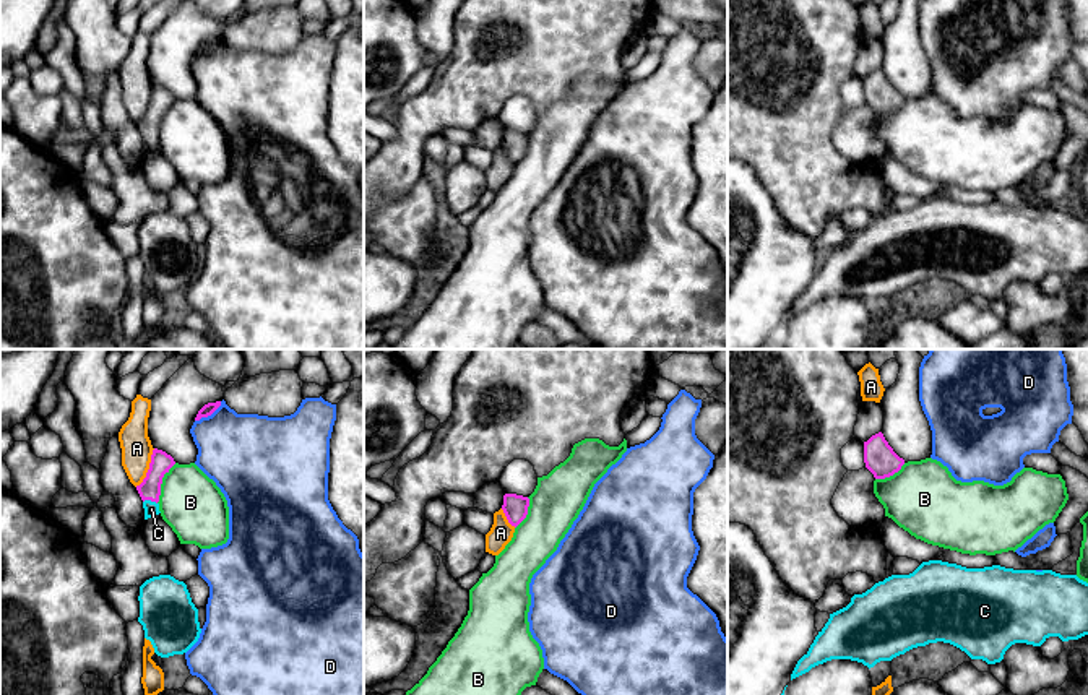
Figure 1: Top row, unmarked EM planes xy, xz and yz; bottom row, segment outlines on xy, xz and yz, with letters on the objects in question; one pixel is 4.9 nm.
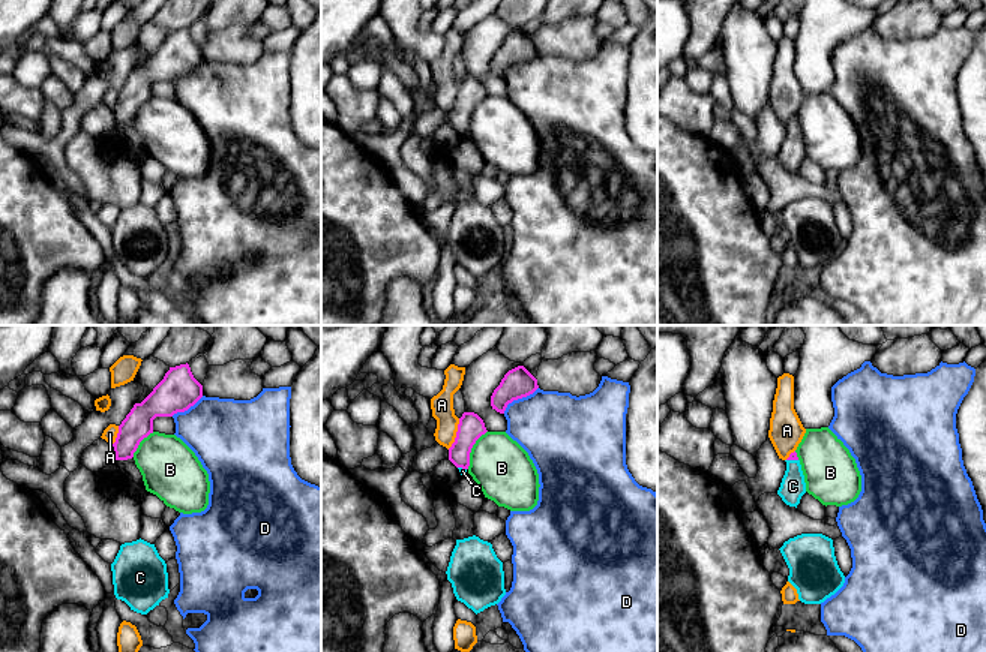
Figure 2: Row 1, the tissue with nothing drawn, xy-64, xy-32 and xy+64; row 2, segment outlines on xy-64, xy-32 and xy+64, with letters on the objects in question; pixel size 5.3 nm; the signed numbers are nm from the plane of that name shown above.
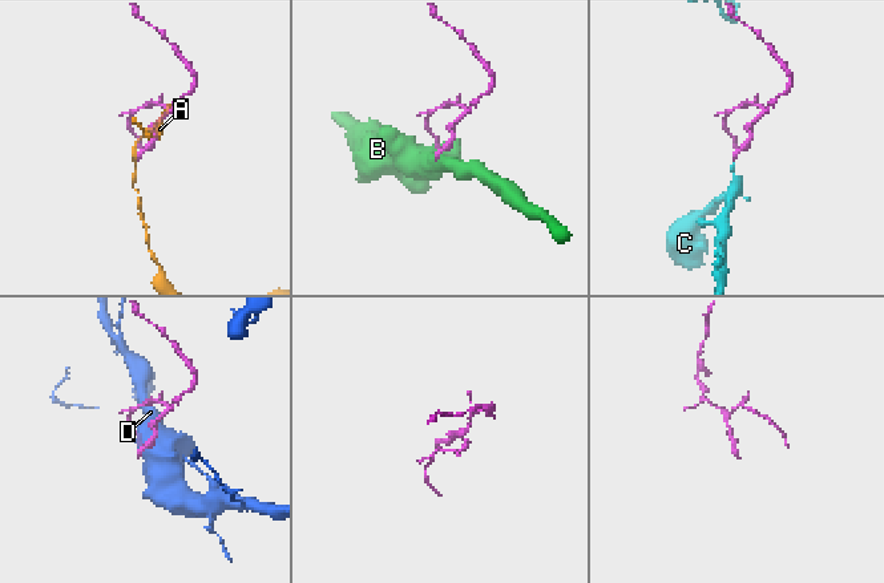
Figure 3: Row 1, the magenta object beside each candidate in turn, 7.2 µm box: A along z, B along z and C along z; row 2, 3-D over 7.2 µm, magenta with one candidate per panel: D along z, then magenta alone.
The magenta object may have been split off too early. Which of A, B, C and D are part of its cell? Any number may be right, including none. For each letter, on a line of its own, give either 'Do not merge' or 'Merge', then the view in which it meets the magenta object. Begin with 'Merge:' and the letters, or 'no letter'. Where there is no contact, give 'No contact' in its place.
Merge: C
A: Do not merge. Touches magenta in xy
B: Do not merge. Touches magenta in xy
C: Merge. Touches magenta in xy
D: Do not merge. Touches magenta in xy

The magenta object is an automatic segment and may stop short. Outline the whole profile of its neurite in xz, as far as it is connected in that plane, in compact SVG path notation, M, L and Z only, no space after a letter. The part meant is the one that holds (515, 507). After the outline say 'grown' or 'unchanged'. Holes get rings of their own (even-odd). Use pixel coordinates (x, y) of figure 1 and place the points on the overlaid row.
M505 494L502 510L512 526L518 526L528 515L529 499L516 494Z; unchanged

